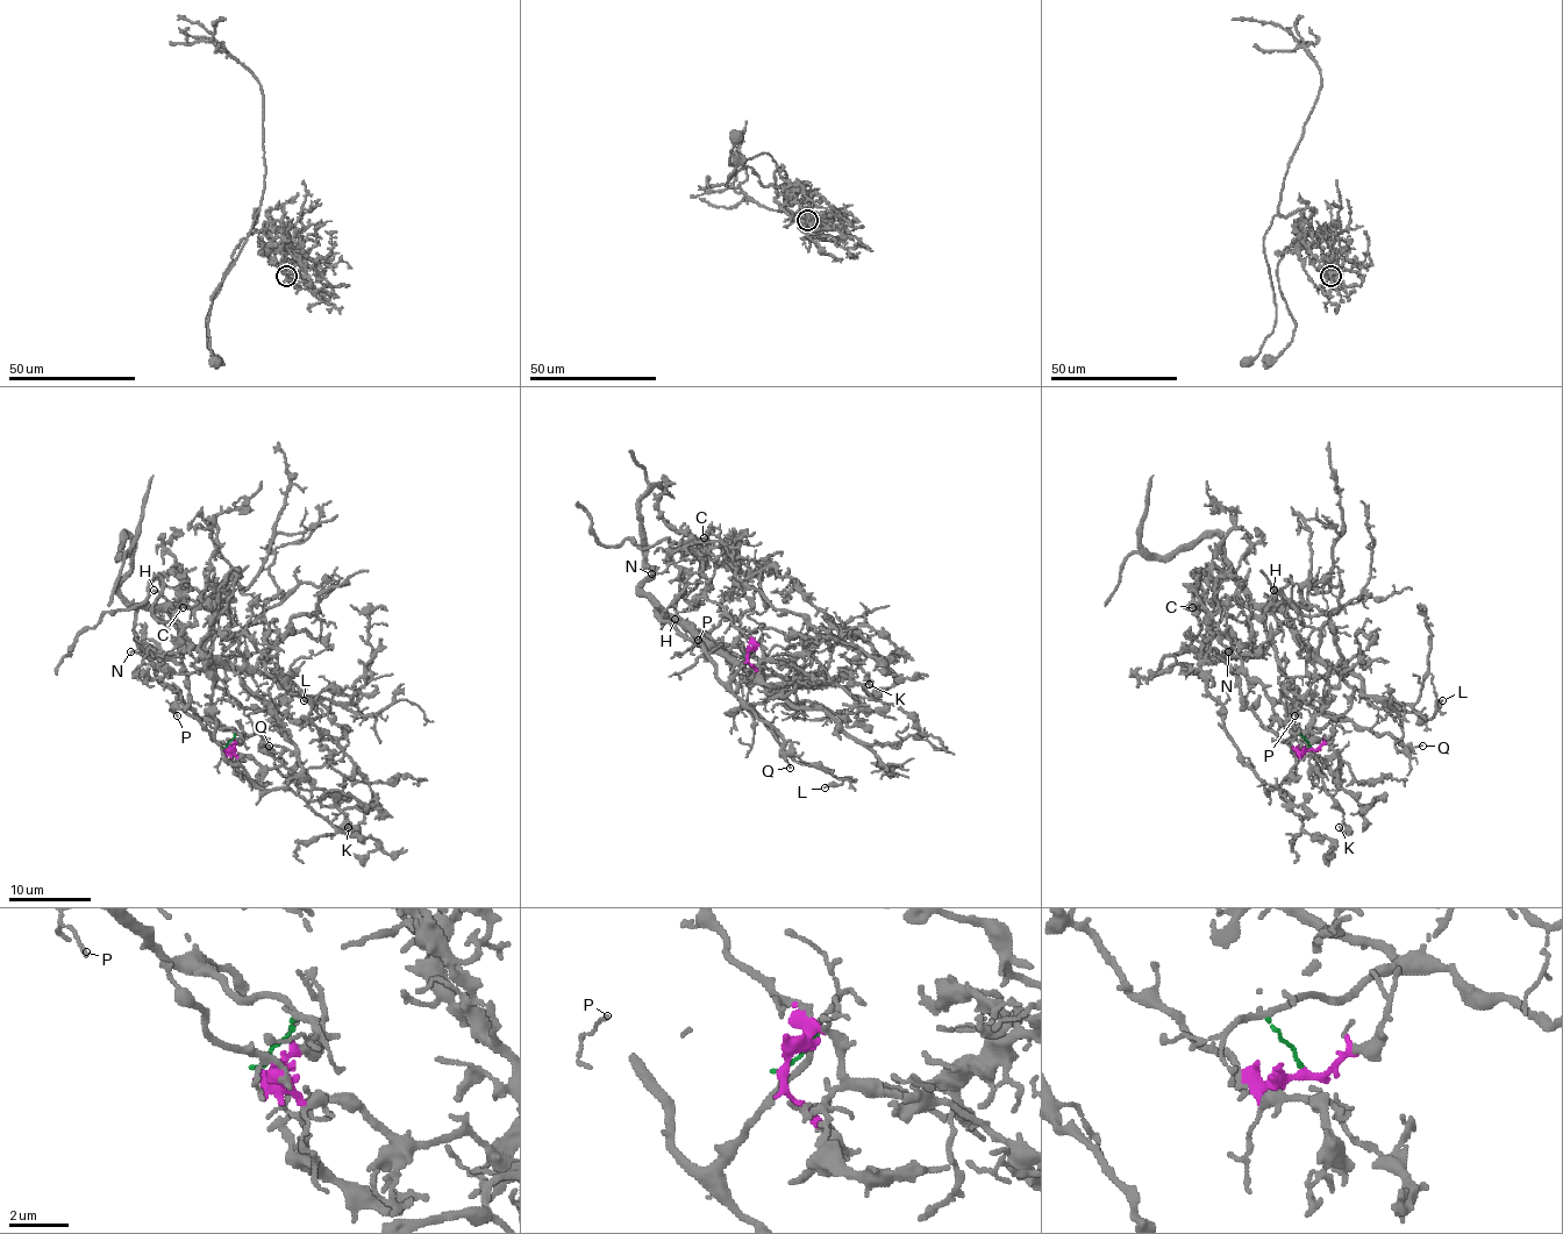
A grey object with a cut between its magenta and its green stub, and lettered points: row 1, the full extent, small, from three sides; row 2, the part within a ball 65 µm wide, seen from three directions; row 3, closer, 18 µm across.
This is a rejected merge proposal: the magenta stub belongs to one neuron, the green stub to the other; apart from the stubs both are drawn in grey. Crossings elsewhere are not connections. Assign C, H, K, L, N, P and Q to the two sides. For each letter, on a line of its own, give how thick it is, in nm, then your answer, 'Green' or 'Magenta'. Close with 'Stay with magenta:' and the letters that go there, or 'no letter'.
C: Thickness 160 nm. Magenta
H: Thickness 140 nm. Green
K: Thickness 170 nm. Magenta
L: Thickness 190 nm. Green
N: Thickness 100 nm. Magenta
P: Thickness 100 nm. Green
Q: Thickness 110 nm. Green
Stay with magenta: C, K, N

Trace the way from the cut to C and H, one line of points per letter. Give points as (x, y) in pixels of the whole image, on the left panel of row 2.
C: (225, 749), (229, 749), (186, 710), (188, 671), (179, 663), (179, 623), (173, 613), (184, 601), (182, 607)
H: (225, 747), (230, 728), (219, 728), (194, 712), (157, 677), (138, 644), (137, 612), (168, 601), (154, 589)

